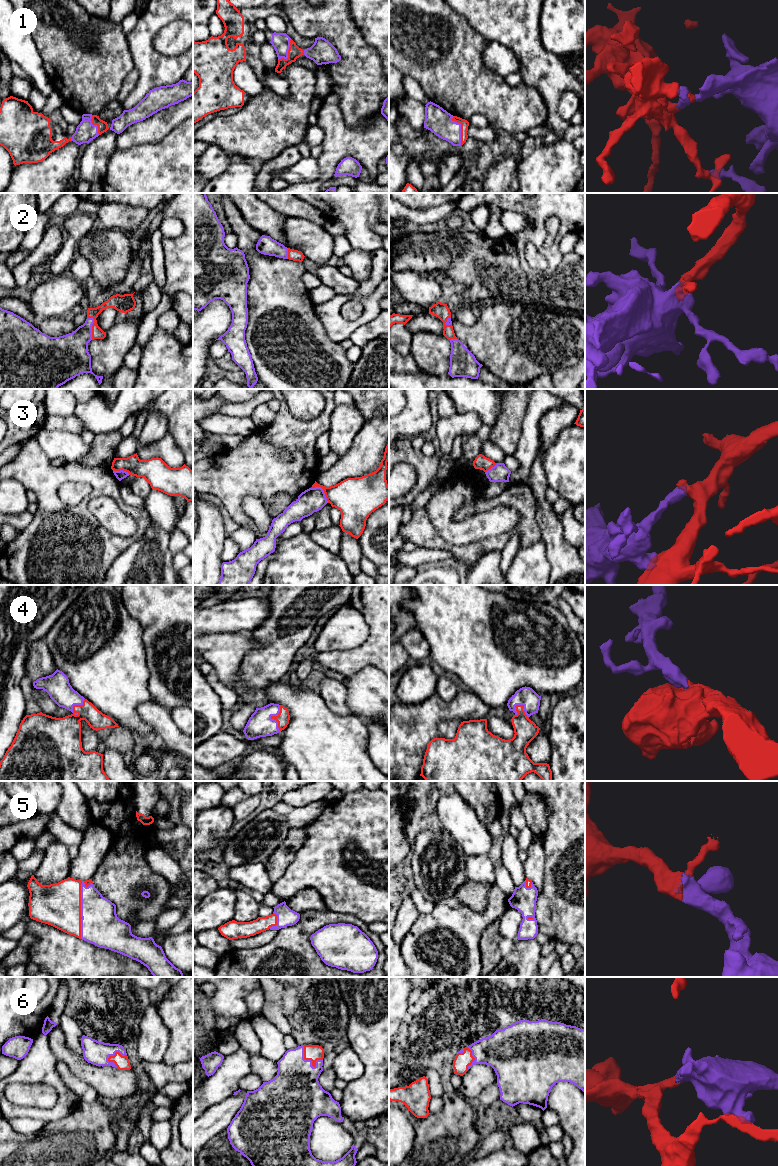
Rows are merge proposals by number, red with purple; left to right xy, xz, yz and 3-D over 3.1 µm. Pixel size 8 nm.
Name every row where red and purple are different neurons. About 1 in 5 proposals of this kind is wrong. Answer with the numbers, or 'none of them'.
3

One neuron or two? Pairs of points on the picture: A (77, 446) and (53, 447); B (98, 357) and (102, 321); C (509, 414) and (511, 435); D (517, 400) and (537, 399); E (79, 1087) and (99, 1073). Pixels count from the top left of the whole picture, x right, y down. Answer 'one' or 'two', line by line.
A: one
B: two
C: one
D: two
E: two

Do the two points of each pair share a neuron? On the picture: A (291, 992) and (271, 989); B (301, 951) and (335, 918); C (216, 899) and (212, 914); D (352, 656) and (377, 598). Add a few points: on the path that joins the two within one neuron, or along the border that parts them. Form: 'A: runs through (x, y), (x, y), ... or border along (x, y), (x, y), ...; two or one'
A: border along (282, 987), (281, 1011), (284, 1014); two
B: runs through (301, 939), (319, 919), (323, 918); one
C: runs through (216, 903), (214, 910); one
D: runs through (368, 646), (377, 637), (377, 614); one

